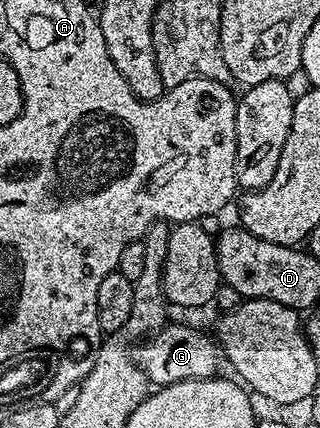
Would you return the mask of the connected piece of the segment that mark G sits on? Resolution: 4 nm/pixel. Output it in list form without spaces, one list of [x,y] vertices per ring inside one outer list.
[[[167,323],[153,335],[139,340],[133,346],[132,352],[140,371],[144,371],[154,387],[180,383],[184,379],[217,377],[221,370],[218,368],[224,365],[224,356],[217,340],[211,334],[209,337],[190,325]]]

